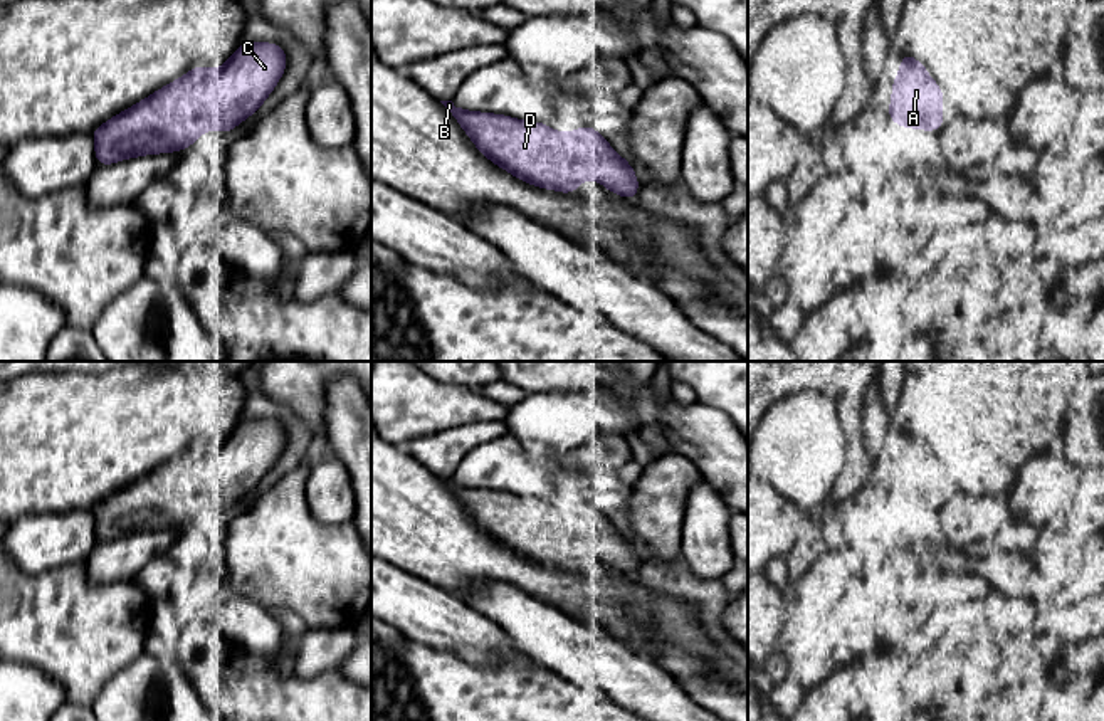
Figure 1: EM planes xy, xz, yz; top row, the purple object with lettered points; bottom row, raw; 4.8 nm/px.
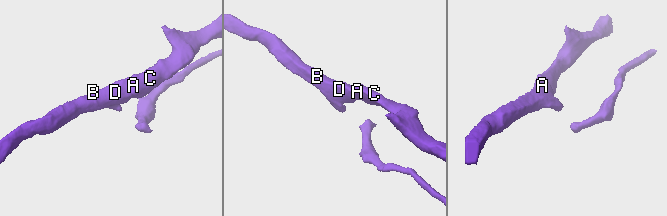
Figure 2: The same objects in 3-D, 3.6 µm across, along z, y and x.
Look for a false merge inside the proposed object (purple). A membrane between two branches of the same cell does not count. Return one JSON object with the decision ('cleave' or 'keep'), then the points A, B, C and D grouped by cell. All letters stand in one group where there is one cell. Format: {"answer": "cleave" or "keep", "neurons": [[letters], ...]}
{"answer": "keep", "neurons": [["A", "B", "C", "D"]]}

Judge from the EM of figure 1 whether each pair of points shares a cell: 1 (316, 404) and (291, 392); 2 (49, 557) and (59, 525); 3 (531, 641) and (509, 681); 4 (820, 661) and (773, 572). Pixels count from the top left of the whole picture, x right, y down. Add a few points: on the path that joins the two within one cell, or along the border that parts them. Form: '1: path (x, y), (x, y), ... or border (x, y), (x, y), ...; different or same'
1: path (310, 400), (298, 392); same
2: path (49, 548), (49, 543), (59, 533); same
3: border (516, 649), (557, 674); different
4: border (788, 580), (782, 590); different

